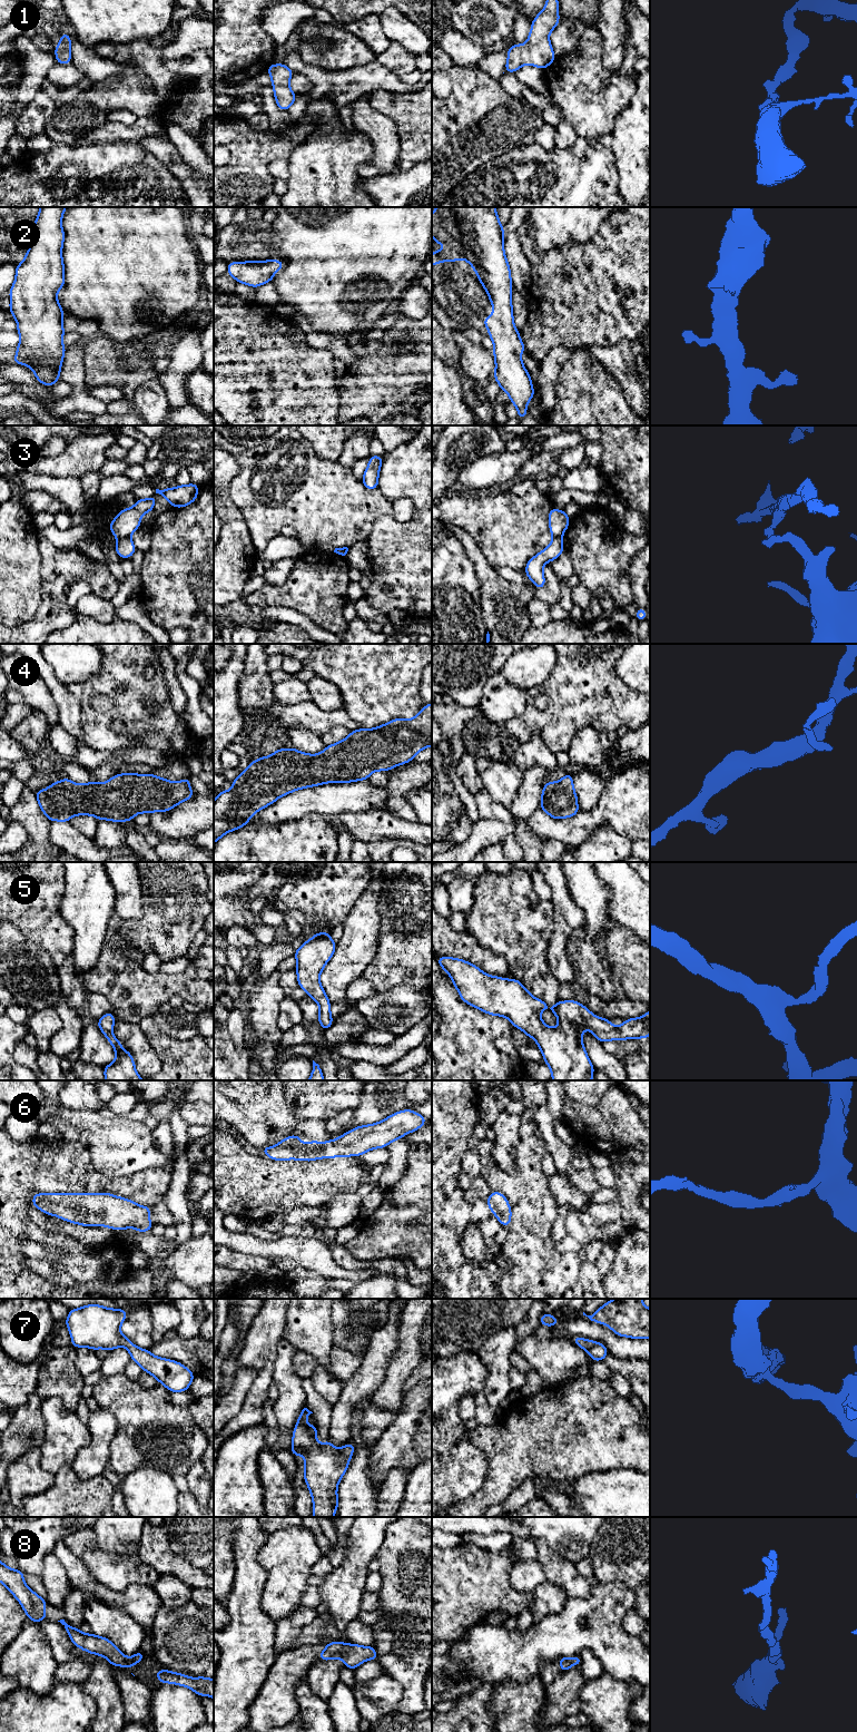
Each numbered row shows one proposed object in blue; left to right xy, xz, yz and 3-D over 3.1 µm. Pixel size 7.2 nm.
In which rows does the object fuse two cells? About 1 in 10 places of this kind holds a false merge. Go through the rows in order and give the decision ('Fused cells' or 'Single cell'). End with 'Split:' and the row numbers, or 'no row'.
1: Single cell
2: Single cell
3: Fused cells
4: Single cell
5: Single cell
6: Single cell
7: Single cell
8: Single cell
Split: 3

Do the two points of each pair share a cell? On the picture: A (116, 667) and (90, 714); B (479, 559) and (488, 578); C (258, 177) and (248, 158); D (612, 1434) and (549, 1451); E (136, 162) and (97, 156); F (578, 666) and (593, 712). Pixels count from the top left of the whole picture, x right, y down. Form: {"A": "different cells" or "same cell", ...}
{"A": "same cell", "B": "same cell", "C": "same cell", "D": "same cell", "E": "same cell", "F": "same cell"}

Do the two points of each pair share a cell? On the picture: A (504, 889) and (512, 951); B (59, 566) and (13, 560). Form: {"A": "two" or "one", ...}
{"A": "one", "B": "two"}

